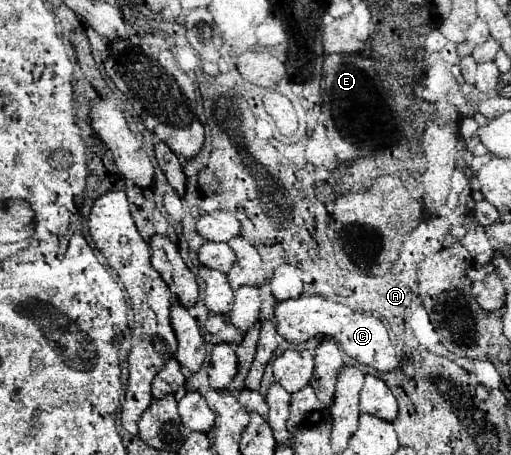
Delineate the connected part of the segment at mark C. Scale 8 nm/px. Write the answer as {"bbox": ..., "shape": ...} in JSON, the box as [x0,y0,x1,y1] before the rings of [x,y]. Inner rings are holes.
{"bbox":[274,294,398,372],"shape":[[[302,294],[294,300],[276,302],[274,318],[276,318],[276,330],[286,342],[300,344],[300,342],[312,338],[316,332],[322,332],[326,336],[336,338],[340,342],[342,350],[360,364],[368,364],[368,366],[372,366],[376,370],[382,370],[382,372],[394,370],[398,366],[396,348],[392,346],[384,324],[374,314],[354,312],[340,302],[334,302],[332,298],[324,298],[324,296],[318,296],[318,294],[314,294],[314,296]]]}

